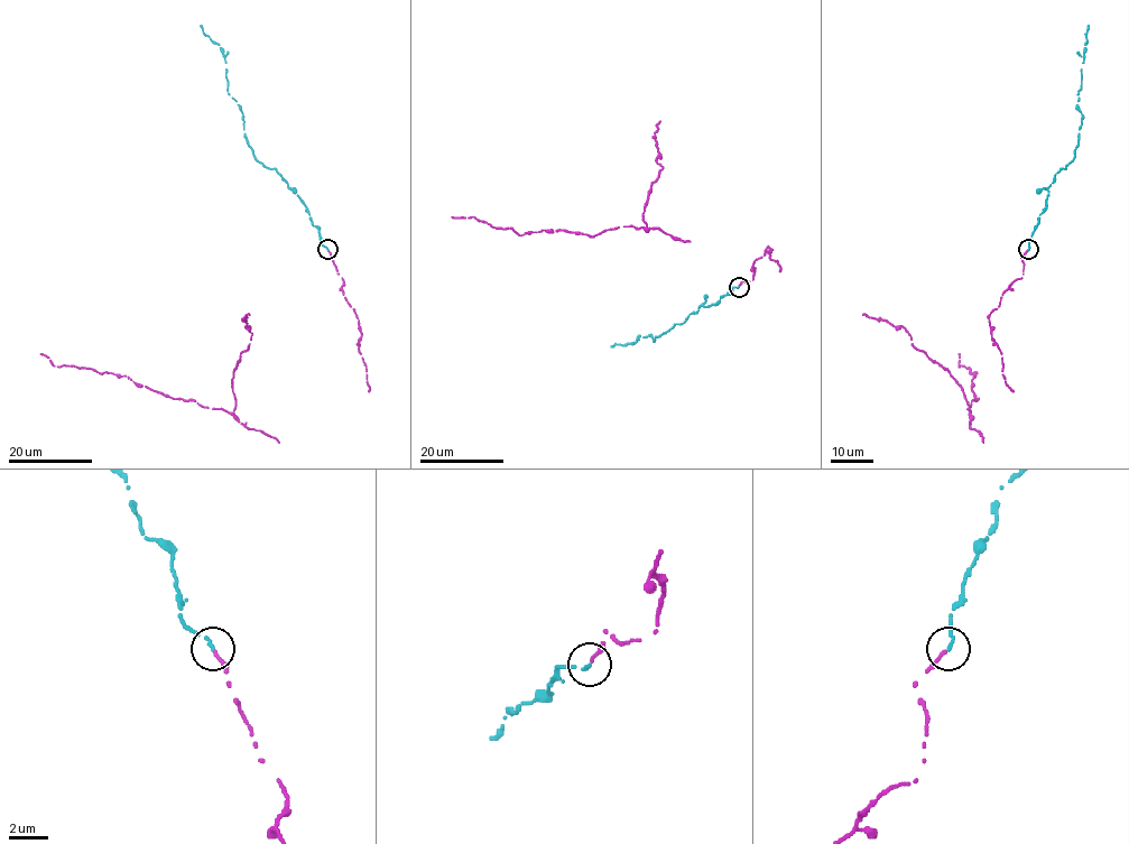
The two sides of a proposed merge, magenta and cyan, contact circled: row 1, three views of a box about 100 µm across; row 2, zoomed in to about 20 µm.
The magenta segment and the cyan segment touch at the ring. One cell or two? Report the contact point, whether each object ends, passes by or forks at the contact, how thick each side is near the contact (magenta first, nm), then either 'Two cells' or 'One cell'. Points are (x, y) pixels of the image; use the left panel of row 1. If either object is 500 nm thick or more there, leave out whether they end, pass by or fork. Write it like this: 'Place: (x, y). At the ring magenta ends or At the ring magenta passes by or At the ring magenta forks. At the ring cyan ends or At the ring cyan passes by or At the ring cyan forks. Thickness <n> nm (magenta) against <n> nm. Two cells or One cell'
Place: (327, 249). At the ring magenta ends. At the ring cyan ends. Thickness 180 nm (magenta) against 180 nm. One cell

